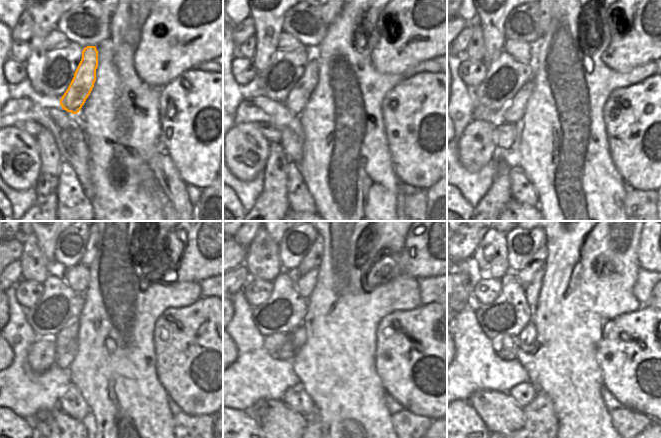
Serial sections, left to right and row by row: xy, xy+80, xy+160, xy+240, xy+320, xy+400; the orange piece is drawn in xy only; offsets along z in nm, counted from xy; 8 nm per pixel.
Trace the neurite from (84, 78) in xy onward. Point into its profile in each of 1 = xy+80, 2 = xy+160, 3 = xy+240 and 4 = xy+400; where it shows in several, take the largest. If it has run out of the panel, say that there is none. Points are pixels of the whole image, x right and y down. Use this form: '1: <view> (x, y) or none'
1: xy+80 (297, 98)
2: xy+160 (513, 112)
3: xy+240 (70, 331)
4: xy+400 (503, 353)

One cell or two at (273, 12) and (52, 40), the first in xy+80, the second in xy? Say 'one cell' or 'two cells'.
two cells

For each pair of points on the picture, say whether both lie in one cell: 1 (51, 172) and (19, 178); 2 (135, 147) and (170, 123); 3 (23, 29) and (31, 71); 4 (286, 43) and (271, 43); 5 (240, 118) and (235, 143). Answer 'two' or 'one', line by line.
1: two
2: two
3: two
4: two
5: two

